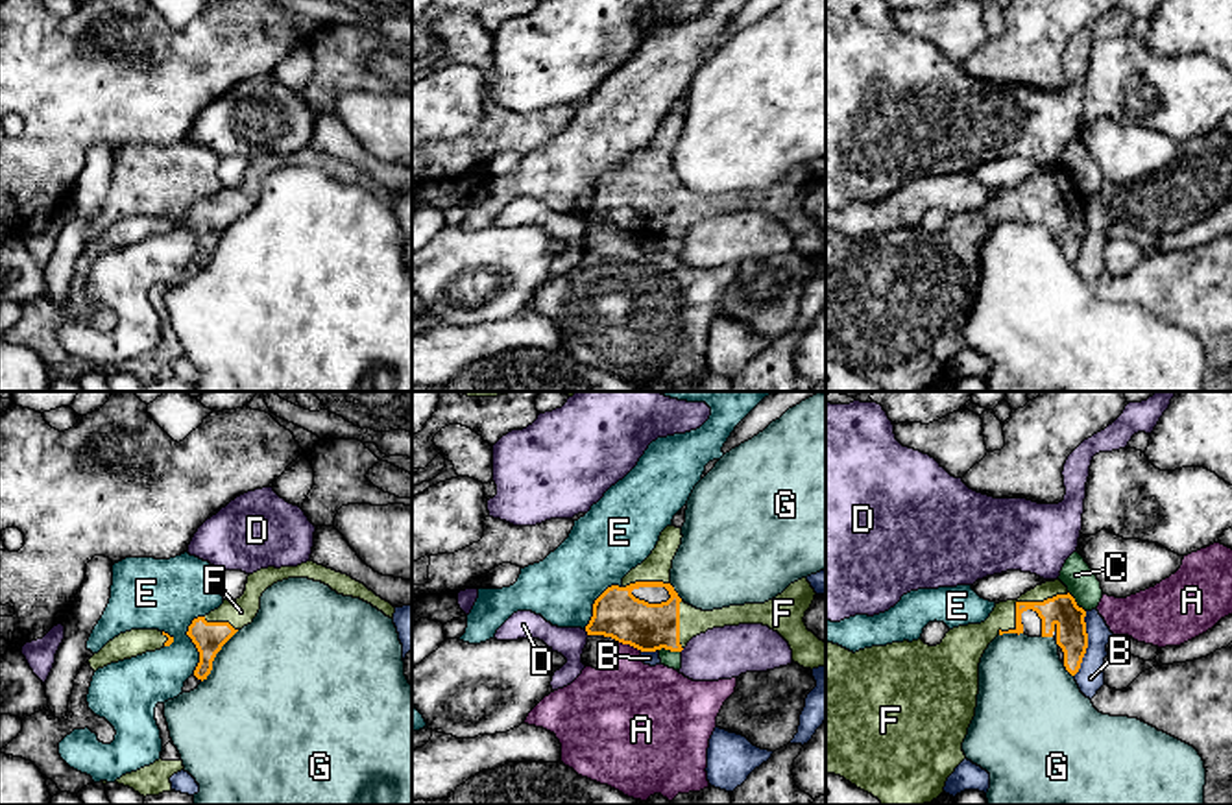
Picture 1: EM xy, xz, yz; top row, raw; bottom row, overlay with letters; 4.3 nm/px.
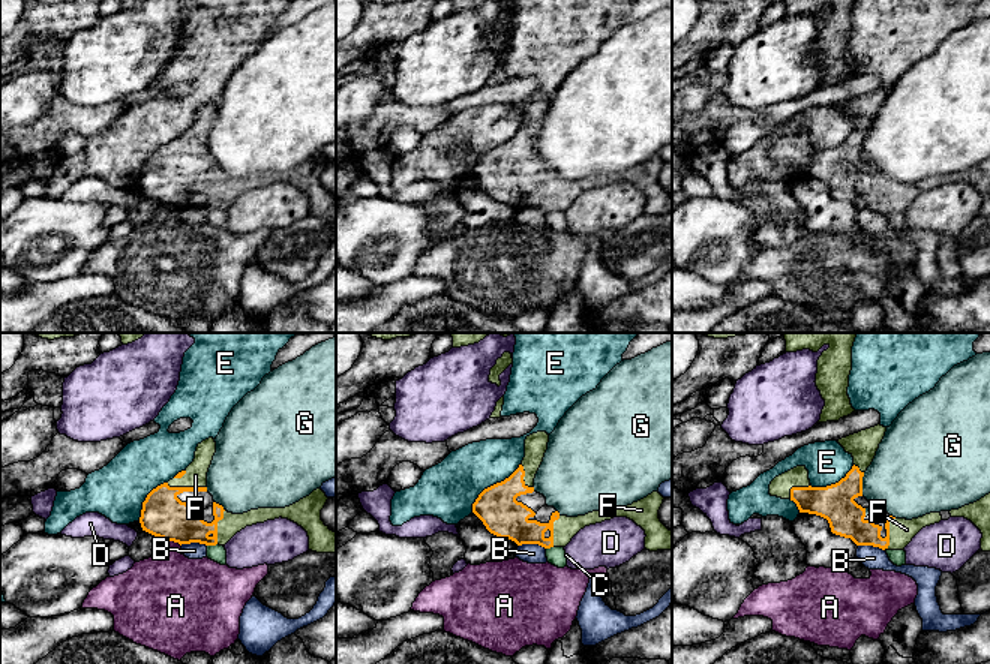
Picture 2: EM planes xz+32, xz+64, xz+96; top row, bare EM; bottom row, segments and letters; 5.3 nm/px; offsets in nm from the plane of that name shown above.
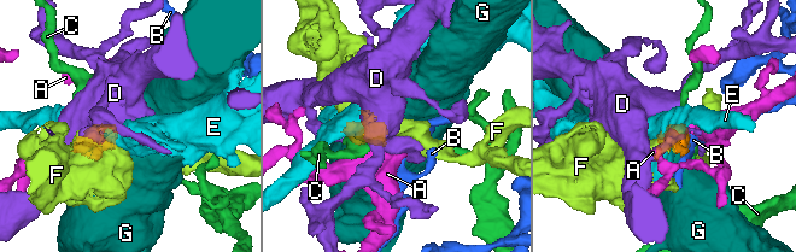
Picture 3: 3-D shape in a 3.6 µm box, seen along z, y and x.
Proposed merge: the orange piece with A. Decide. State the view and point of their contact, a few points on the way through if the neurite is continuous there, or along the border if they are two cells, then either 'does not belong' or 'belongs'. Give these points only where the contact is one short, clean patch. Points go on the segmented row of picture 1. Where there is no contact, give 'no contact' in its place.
xz (630, 645) | along xz (619, 641), (641, 650) | does not belong

